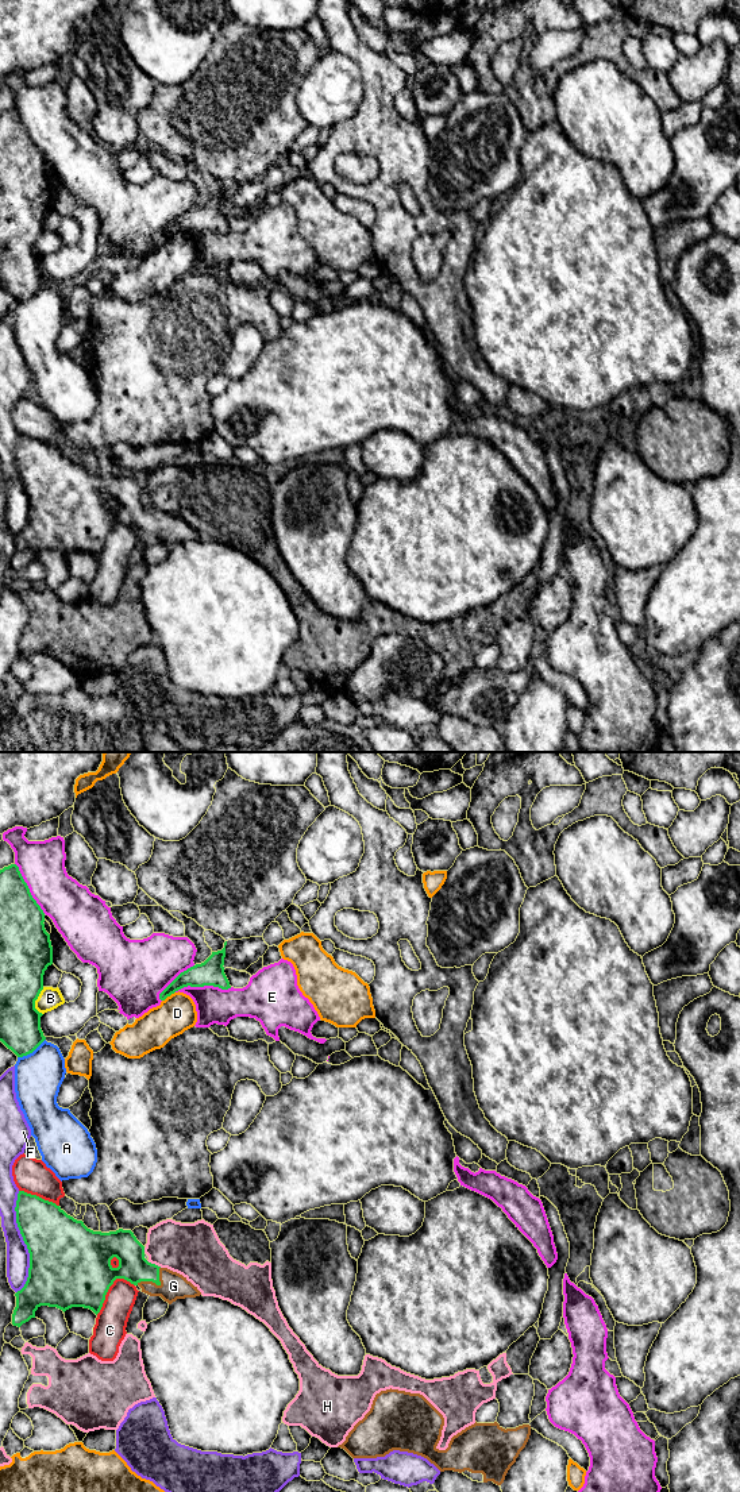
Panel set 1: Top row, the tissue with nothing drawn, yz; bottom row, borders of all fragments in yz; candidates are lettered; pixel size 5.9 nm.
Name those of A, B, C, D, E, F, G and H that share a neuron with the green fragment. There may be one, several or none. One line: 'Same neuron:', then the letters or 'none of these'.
Same neuron: G

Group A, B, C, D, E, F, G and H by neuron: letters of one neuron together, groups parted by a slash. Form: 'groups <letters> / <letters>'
groups A / B / C / D / E / F / G / H

